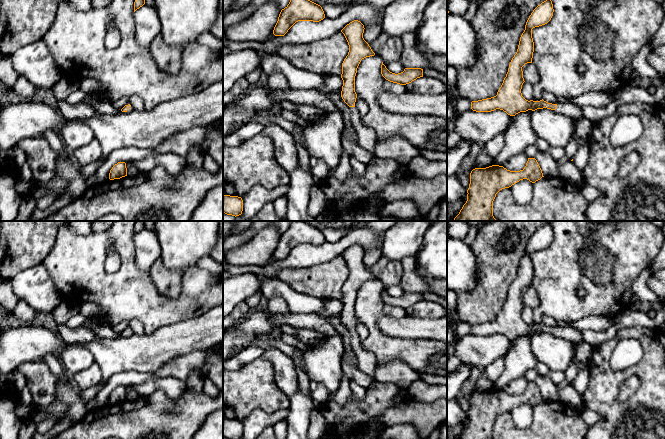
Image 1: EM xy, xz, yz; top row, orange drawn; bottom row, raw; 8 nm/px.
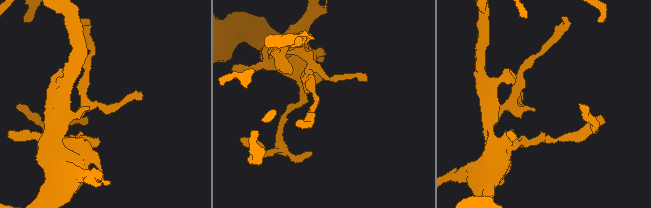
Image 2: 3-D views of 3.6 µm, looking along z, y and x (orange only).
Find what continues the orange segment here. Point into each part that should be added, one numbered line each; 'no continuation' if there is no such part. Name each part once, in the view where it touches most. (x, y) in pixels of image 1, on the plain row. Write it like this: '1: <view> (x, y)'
1: yz (569, 333)

